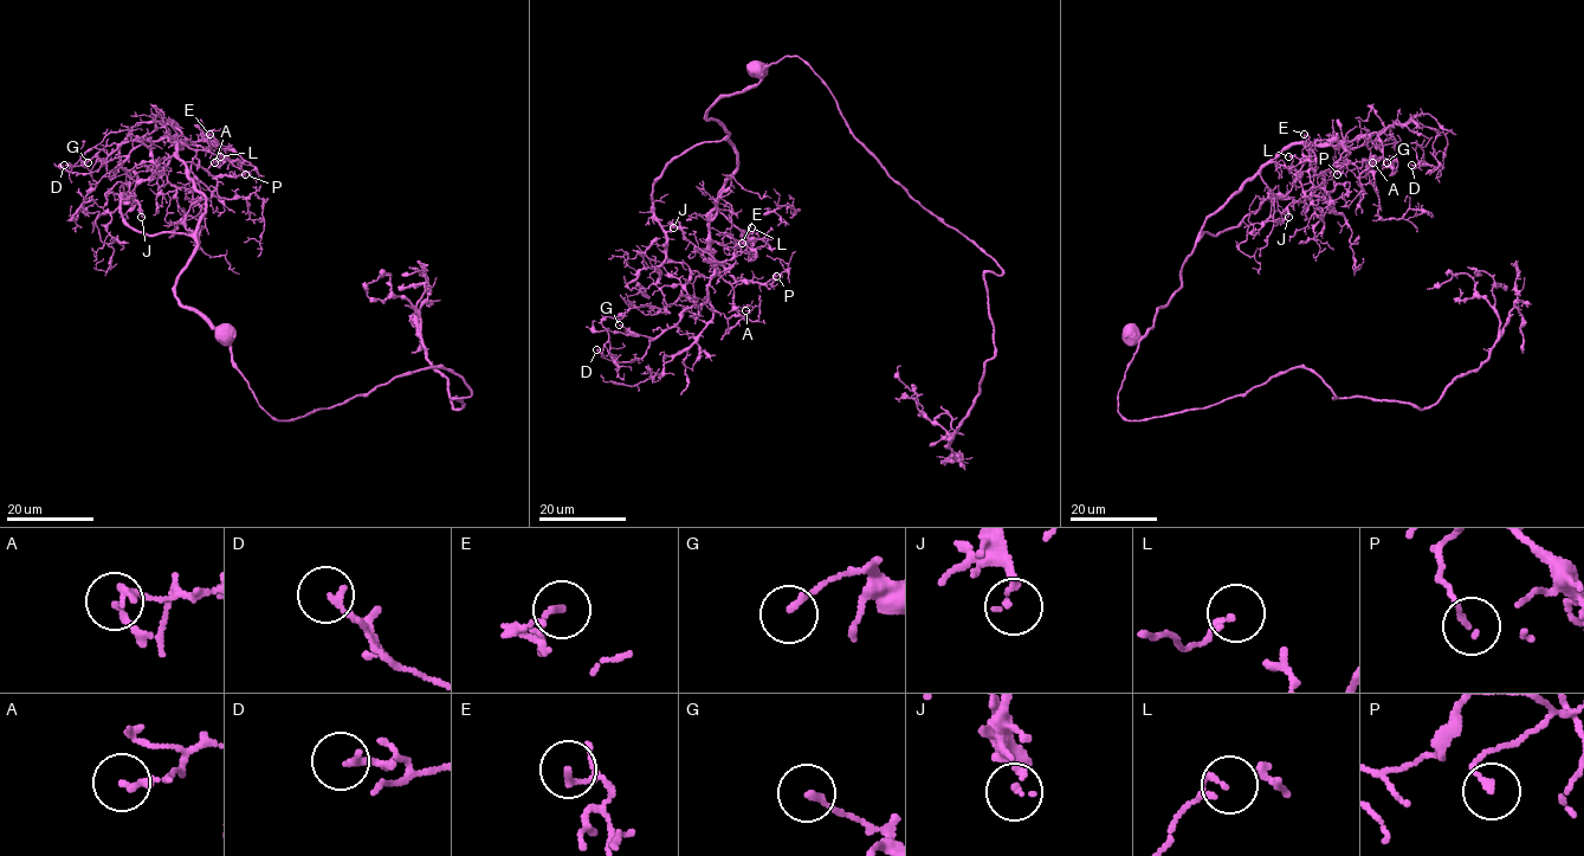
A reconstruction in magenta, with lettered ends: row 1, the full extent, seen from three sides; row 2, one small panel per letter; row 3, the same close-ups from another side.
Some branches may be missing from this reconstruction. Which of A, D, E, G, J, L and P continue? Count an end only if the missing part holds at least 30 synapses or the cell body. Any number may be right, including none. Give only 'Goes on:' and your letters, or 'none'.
Goes on: J

